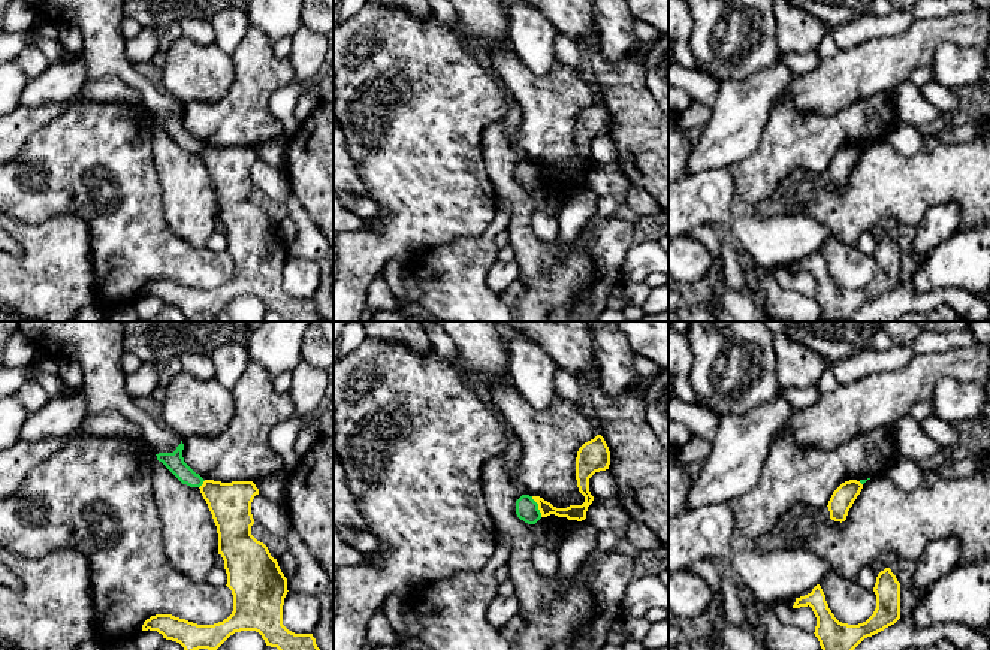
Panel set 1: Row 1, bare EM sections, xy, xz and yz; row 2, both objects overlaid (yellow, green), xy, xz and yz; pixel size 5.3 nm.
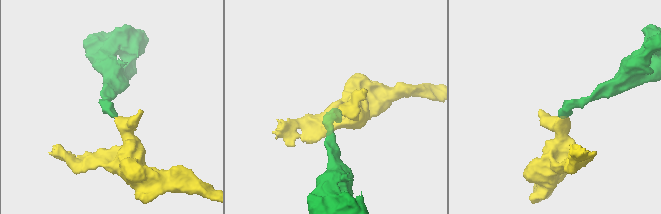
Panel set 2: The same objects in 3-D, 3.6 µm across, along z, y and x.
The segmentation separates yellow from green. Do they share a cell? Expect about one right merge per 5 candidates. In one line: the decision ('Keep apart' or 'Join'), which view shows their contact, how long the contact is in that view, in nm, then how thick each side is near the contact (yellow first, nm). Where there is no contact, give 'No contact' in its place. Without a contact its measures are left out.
Keep apart. Touches yellow in xz. Shared border 130 nm. Thickness 80 nm (yellow) against 120 nm

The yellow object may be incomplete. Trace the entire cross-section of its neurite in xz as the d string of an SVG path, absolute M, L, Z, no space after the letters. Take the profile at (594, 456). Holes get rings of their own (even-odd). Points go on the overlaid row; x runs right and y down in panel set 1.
M597 435L594 439L585 442L579 448L576 457L576 480L579 492L585 496L585 502L582 505L556 508L543 498L532 496L532 499L538 504L541 517L555 514L558 517L567 517L568 520L577 520L577 521L585 520L588 507L594 501L594 496L589 492L589 478L595 472L609 469L609 465L610 465L610 451L601 435Z

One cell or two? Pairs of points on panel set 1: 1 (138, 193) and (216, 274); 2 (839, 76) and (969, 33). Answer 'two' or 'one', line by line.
1: one
2: one

